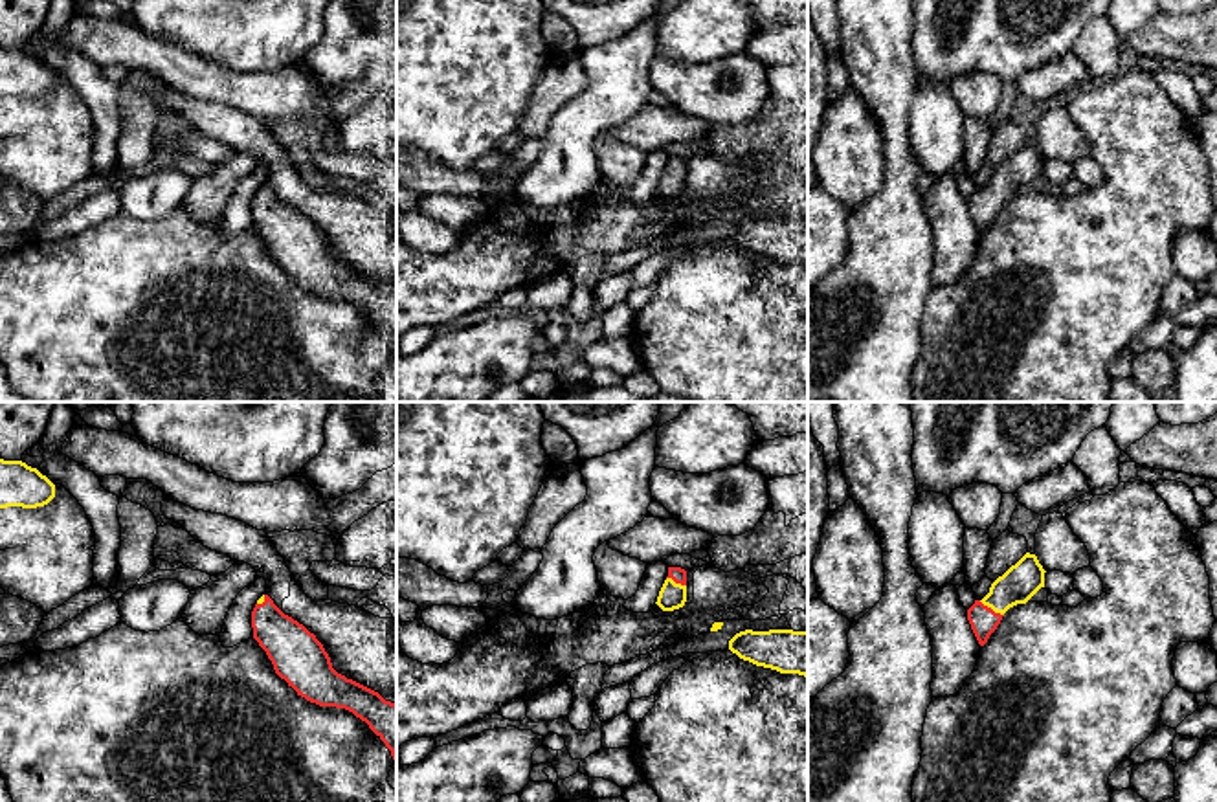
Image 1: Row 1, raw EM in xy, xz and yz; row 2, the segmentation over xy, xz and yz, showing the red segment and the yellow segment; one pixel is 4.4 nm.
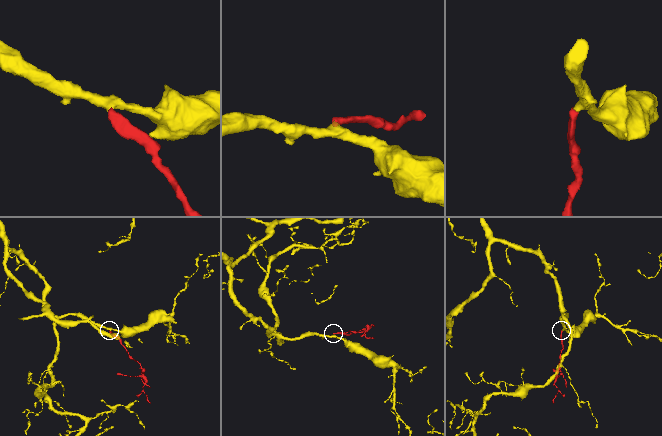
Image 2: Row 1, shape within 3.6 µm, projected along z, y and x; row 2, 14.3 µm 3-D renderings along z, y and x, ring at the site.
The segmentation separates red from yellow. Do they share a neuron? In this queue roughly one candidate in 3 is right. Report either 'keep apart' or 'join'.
join

